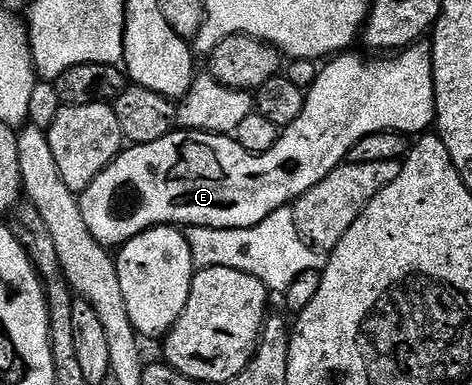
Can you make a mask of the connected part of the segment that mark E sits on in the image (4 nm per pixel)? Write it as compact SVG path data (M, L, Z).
M419 42L410 45L408 48L401 49L397 54L390 54L385 58L374 58L378 60L366 61L362 56L350 55L335 55L321 65L321 67L323 66L322 73L315 78L314 85L308 88L306 92L304 110L300 114L300 118L296 118L296 122L292 122L287 128L281 129L276 146L272 146L272 150L268 150L264 154L251 154L248 150L244 150L244 146L240 146L233 135L217 136L211 132L188 132L185 130L170 132L164 138L160 138L160 142L135 144L119 152L118 157L106 167L104 174L100 174L100 178L96 178L96 182L92 182L92 186L88 186L88 190L81 193L80 196L84 222L88 222L88 230L92 230L92 238L96 238L100 243L107 246L124 246L140 233L159 226L223 228L224 230L256 226L260 222L264 222L264 218L268 218L268 214L272 214L276 209L293 205L299 196L303 196L308 190L312 190L312 186L316 186L316 182L320 182L328 173L336 170L338 165L349 157L352 146L356 146L356 142L360 142L360 138L368 138L368 134L376 134L377 132L400 132L403 134L414 132L413 134L422 134L429 129L426 128L429 124L431 127L435 123L434 54L429 43Z

